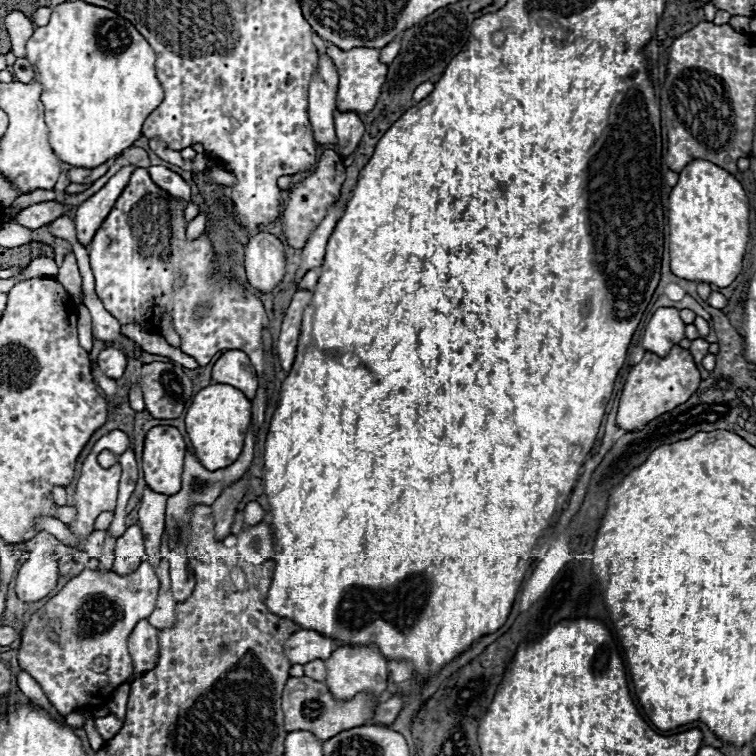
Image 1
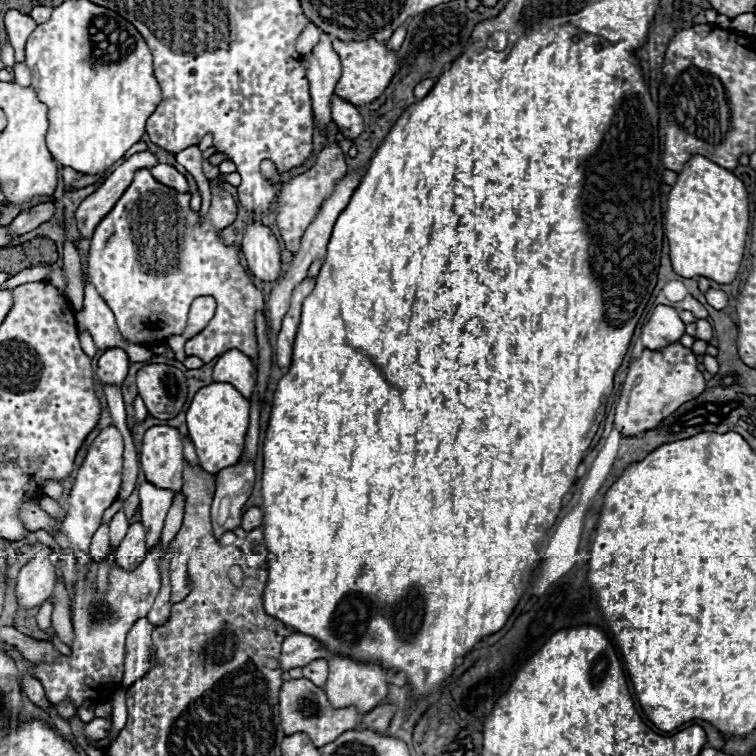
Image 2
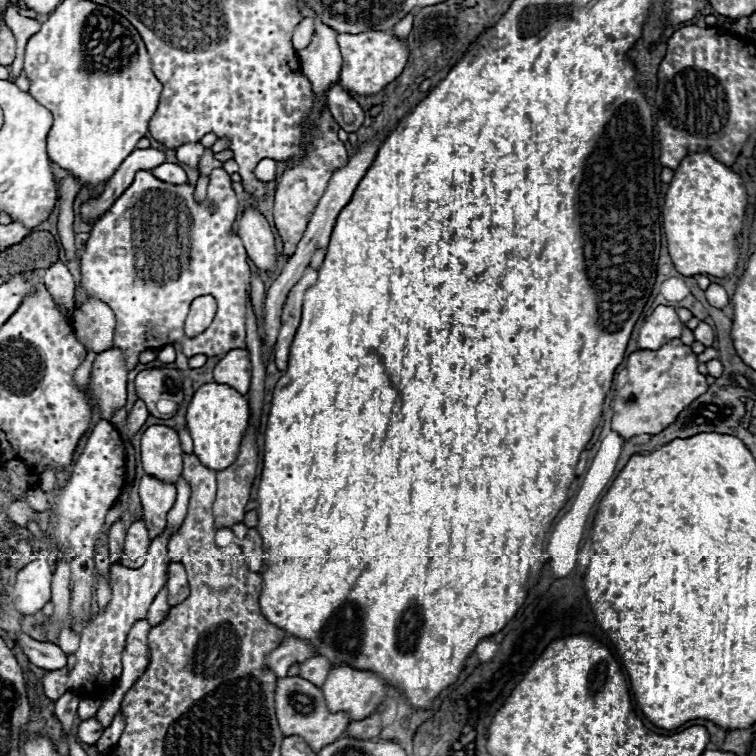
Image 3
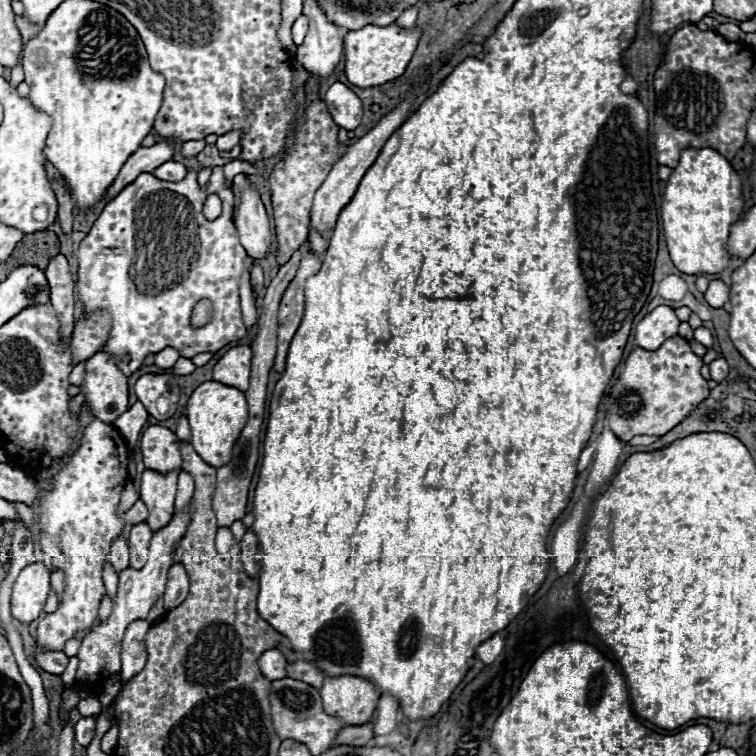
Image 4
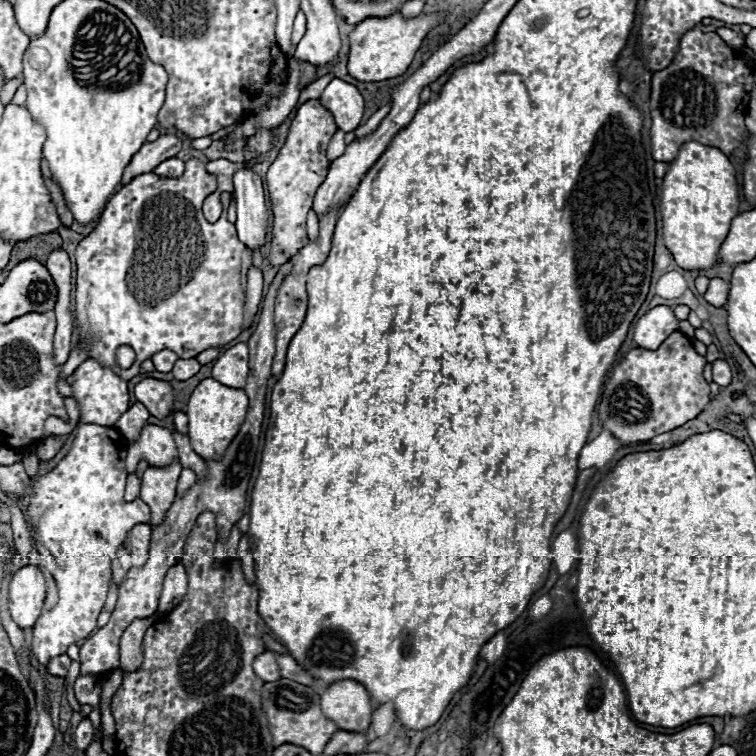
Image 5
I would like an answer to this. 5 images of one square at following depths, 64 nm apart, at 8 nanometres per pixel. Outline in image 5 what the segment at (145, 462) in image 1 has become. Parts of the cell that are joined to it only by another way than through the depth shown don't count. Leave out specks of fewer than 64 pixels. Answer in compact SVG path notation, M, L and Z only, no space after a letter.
M146 424L140 430L140 436L128 448L126 468L134 470L134 458L148 460L150 466L166 466L176 458L178 450L172 438L172 432L154 424Z

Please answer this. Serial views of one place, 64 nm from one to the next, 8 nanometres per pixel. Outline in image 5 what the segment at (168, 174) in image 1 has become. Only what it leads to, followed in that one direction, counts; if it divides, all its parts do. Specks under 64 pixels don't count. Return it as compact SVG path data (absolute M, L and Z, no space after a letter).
M174 156L174 158L168 158L168 160L164 160L162 164L158 164L158 166L154 168L154 172L160 174L160 176L170 176L170 178L180 176L180 174L184 172L184 162Z

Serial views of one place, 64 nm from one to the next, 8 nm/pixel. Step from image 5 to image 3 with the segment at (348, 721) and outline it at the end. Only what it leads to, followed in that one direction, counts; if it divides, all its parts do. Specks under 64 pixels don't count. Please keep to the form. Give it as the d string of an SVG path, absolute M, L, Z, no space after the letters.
M332 668L322 692L330 712L346 712L352 720L364 720L378 708L386 694L386 684L372 672Z

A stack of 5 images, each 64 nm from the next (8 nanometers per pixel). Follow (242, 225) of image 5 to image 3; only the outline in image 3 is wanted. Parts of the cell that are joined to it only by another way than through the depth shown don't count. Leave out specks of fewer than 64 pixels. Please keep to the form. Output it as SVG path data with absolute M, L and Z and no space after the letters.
M246 206L238 220L238 236L248 252L248 258L254 262L258 272L268 272L276 268L276 248L274 234L270 230L264 214L254 206Z

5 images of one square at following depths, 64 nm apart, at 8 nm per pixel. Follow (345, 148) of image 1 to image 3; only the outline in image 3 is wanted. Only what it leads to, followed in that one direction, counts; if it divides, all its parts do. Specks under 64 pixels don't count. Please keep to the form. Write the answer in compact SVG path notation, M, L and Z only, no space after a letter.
M334 84L328 90L328 98L326 98L328 110L332 112L334 120L340 124L340 128L344 128L346 132L356 132L362 122L364 122L364 112L360 108L360 104L340 86Z

